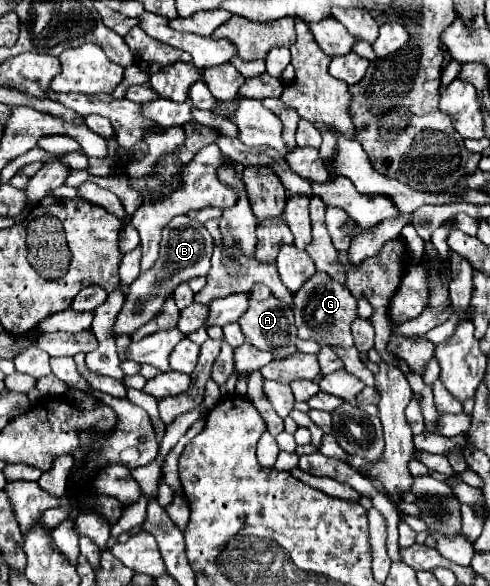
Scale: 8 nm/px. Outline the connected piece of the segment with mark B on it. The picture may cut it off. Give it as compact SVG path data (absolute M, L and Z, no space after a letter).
M176 216L172 218L166 228L162 230L162 242L160 242L160 256L156 264L148 272L140 272L140 276L130 284L130 290L124 298L124 306L116 316L116 324L112 330L112 336L132 334L140 326L148 324L158 312L162 312L162 306L166 298L176 290L178 284L188 282L196 276L206 276L210 270L210 256L214 250L214 240L204 228L204 224L188 218L188 216Z

